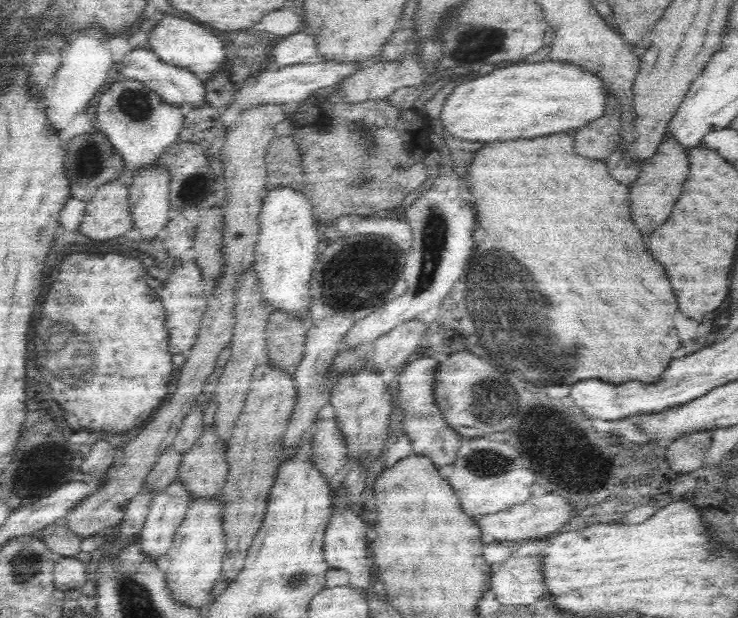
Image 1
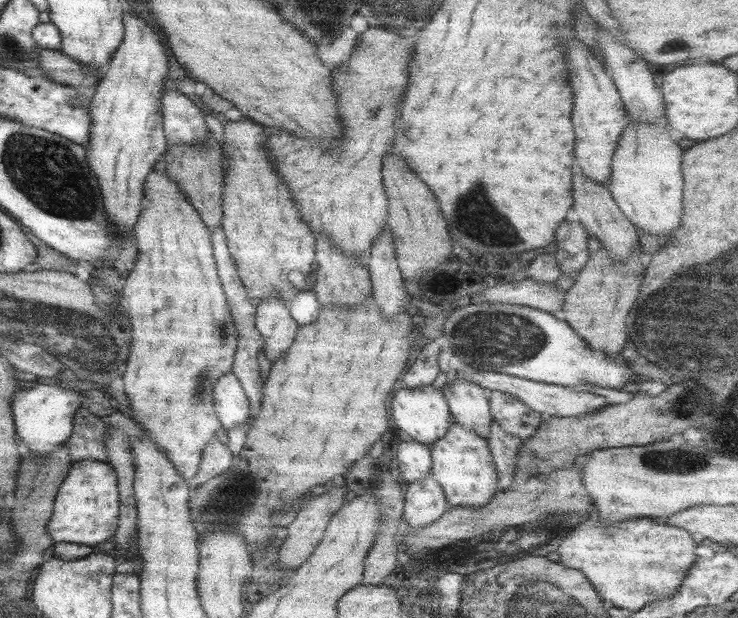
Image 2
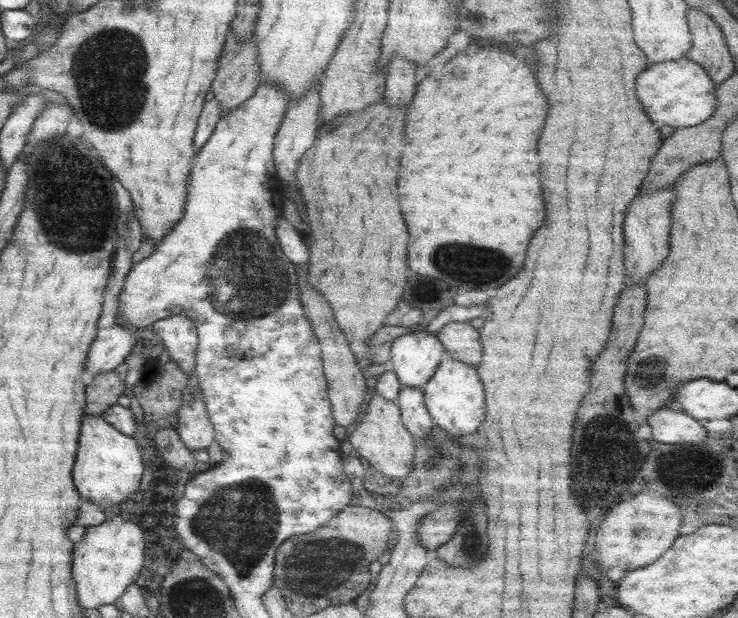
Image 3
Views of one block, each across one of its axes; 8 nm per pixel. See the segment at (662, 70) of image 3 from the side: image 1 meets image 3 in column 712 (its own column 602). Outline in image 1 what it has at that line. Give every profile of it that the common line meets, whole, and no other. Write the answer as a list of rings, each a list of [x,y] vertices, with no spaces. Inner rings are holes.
[[[536,62],[536,64],[508,64],[498,66],[494,72],[490,70],[486,76],[476,80],[468,80],[454,88],[446,98],[440,124],[444,126],[446,138],[458,138],[466,142],[502,142],[514,138],[538,138],[542,134],[562,134],[572,128],[580,130],[588,122],[594,122],[604,116],[606,110],[606,96],[608,90],[604,82],[590,70],[584,70],[574,64],[560,64],[560,62]]]

